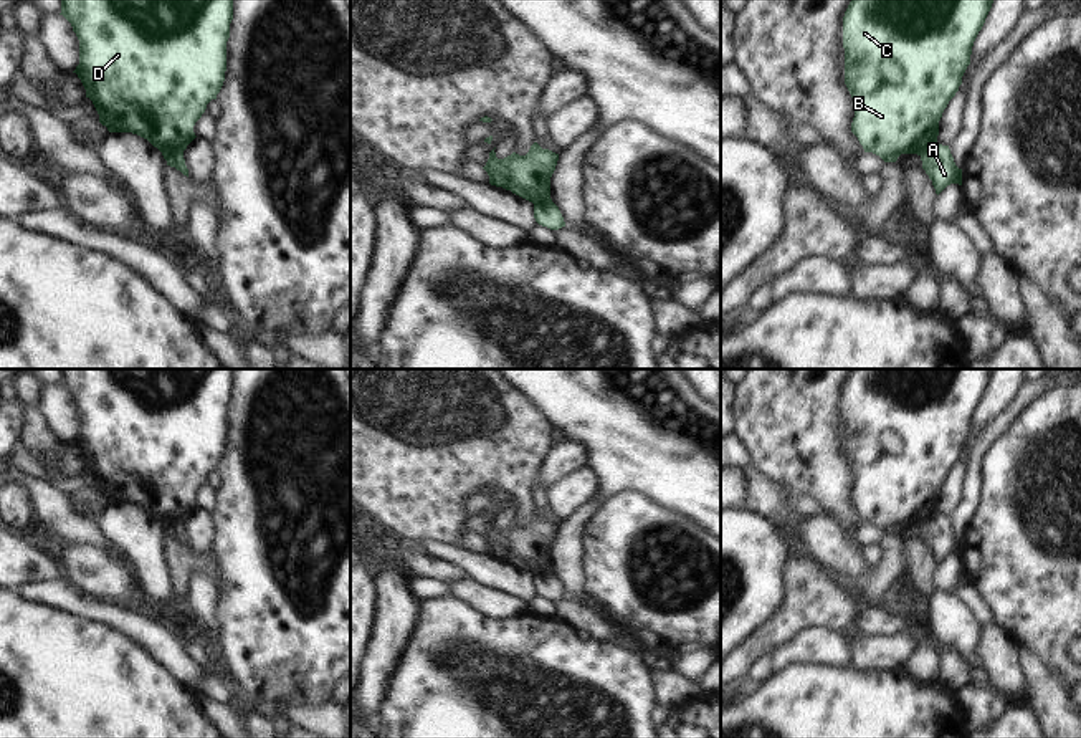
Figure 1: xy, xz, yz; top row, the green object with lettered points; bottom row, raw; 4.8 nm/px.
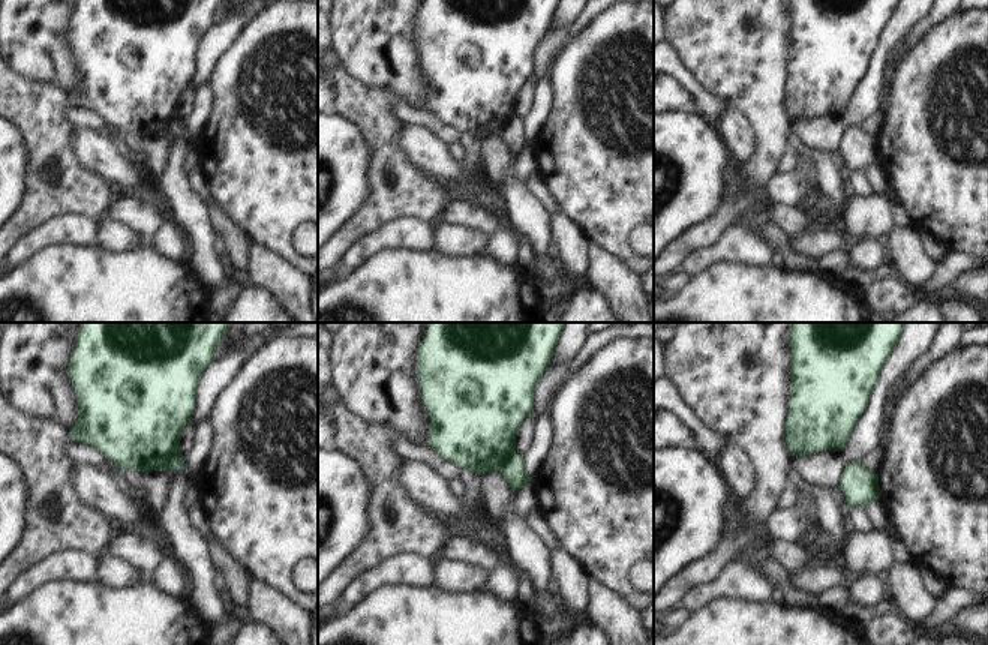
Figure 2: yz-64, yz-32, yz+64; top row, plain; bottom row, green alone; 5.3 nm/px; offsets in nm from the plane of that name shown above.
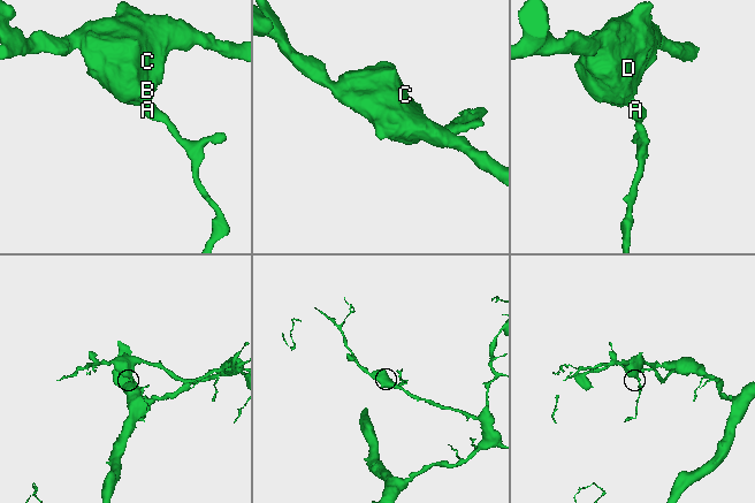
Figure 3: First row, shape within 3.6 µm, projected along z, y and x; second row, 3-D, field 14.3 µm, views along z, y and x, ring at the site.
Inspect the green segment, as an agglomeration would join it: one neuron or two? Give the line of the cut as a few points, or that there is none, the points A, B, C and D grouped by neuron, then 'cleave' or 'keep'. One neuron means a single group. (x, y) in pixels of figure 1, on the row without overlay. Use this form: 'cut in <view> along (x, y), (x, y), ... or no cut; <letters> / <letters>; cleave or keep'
cut in xz along (551, 570), (534, 576); A / B C D; cleave

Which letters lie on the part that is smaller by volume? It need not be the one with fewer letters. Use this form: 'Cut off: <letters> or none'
Cut off: A

